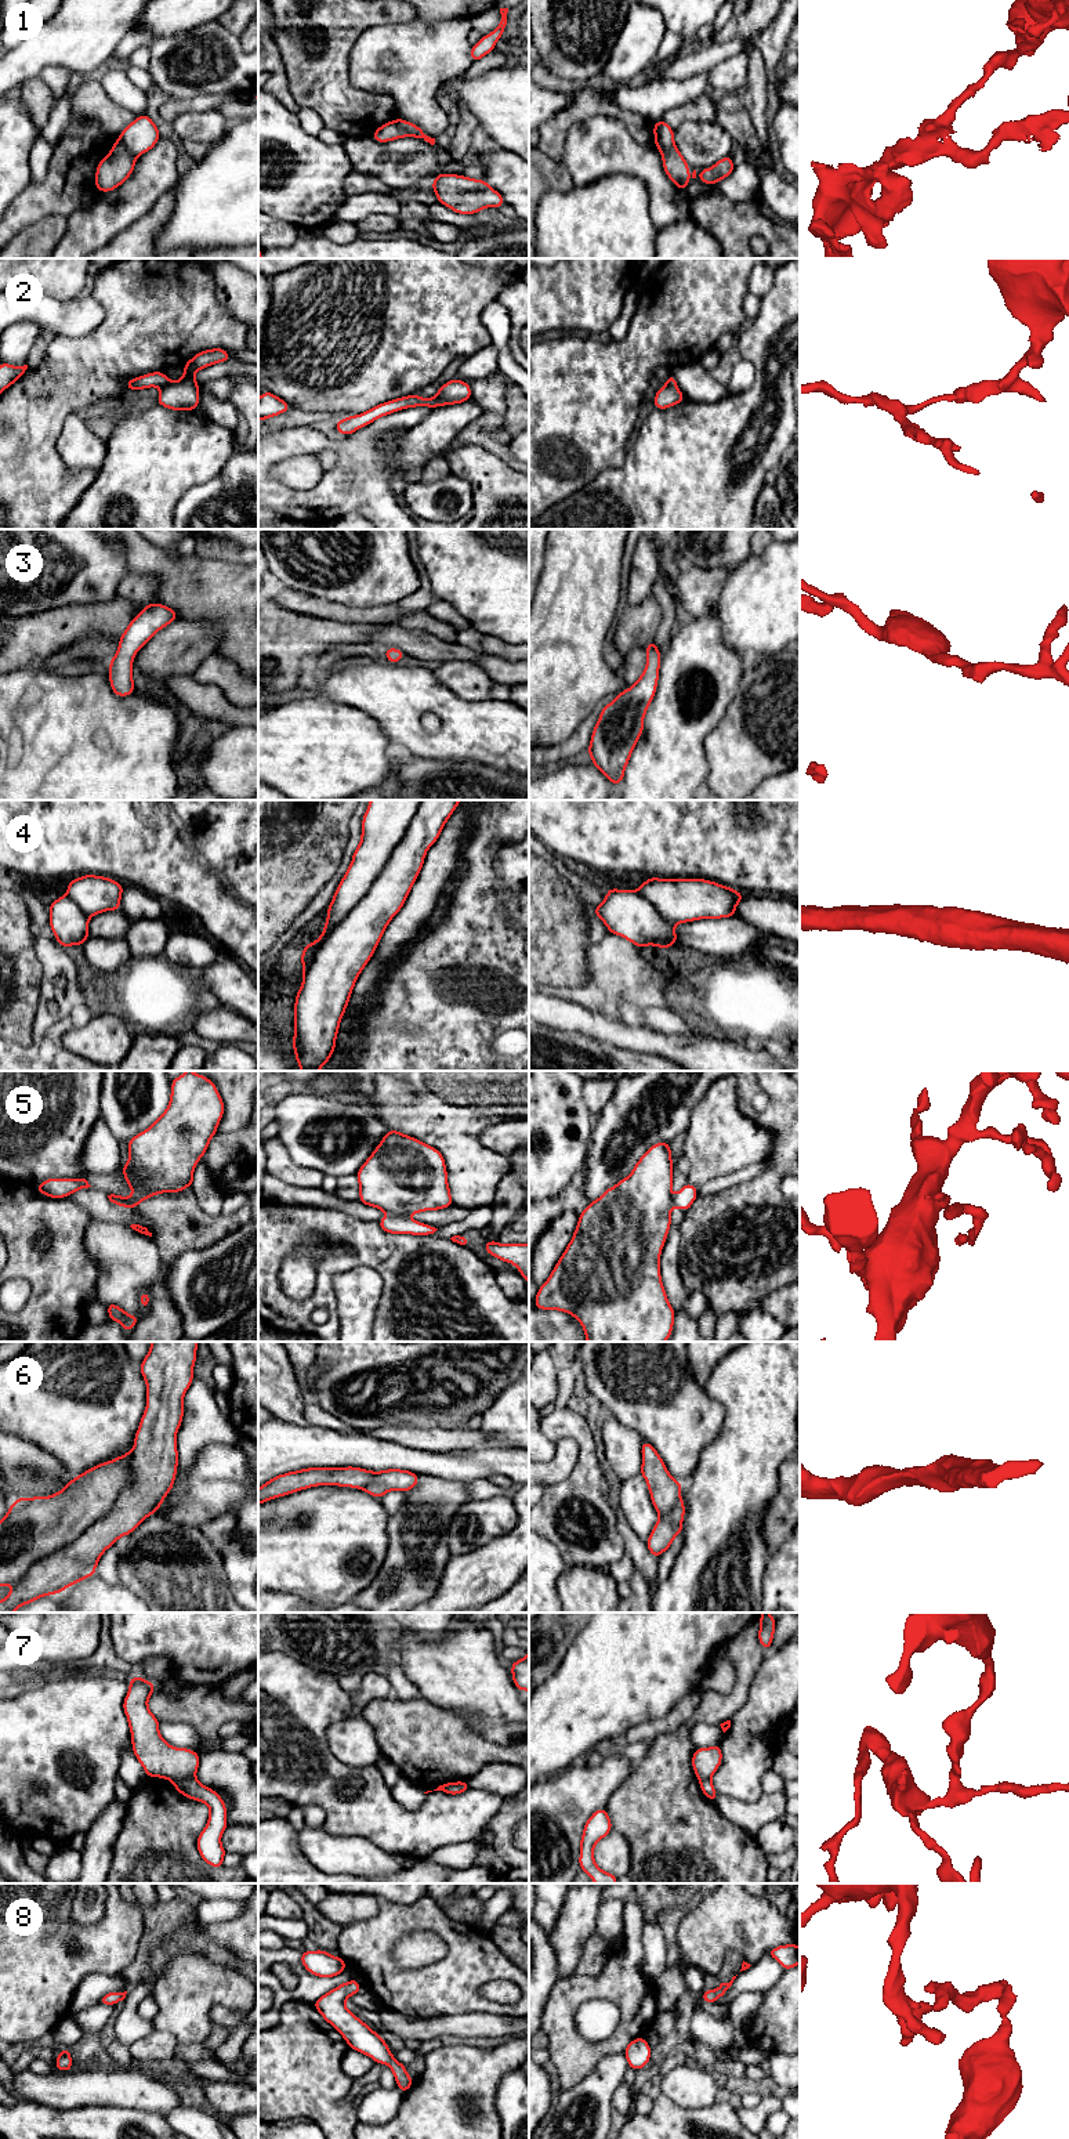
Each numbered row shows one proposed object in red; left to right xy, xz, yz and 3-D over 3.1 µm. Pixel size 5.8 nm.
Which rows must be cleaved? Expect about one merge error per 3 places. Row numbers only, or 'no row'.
1, 2, 4, 5, 7

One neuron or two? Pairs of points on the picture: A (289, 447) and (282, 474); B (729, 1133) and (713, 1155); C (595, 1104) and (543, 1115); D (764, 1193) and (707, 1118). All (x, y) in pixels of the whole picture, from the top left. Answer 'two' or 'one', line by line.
A: two
B: one
C: two
D: two

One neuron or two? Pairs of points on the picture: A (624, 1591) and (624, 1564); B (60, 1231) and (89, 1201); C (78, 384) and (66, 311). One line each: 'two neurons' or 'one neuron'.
A: one neuron
B: two neurons
C: two neurons

